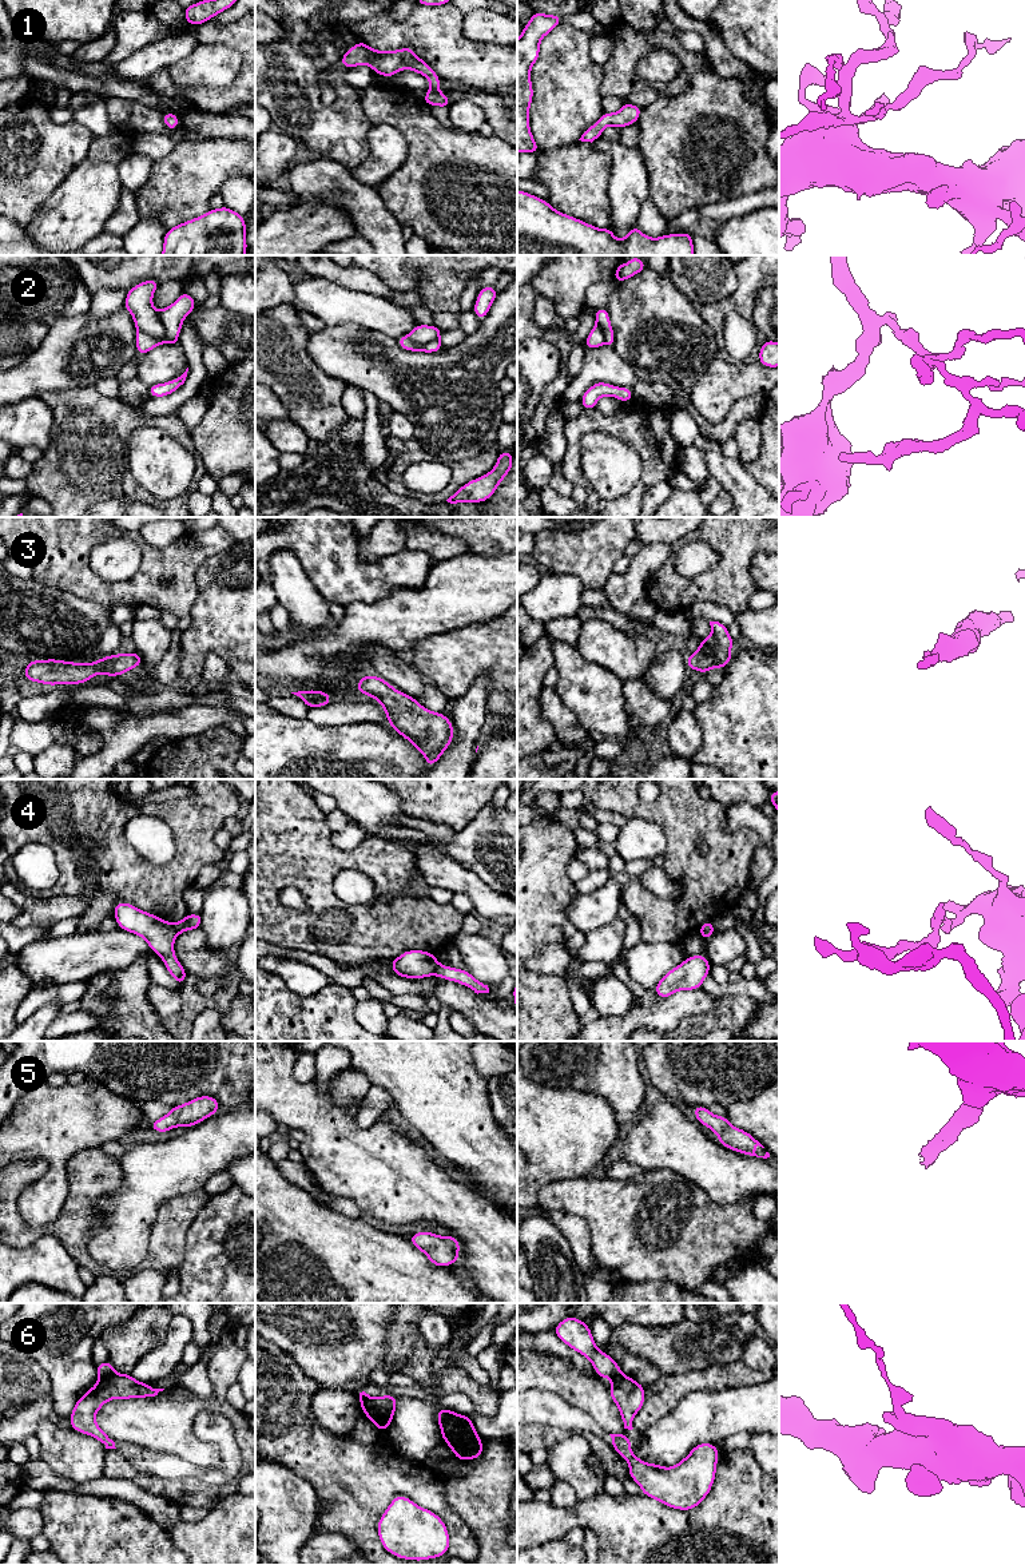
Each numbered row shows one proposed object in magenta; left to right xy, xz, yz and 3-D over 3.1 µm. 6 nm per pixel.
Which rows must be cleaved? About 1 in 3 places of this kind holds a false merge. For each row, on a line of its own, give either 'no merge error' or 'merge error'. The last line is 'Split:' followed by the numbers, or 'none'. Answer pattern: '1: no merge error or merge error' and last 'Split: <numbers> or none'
1: no merge error
2: merge error
3: no merge error
4: merge error
5: no merge error
6: merge error
Split: 2, 4, 6

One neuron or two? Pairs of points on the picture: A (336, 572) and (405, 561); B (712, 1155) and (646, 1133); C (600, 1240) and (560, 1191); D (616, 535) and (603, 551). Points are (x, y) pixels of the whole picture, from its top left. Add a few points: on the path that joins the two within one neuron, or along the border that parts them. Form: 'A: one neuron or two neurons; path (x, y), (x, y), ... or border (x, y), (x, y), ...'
A: one neuron; path (353, 572), (388, 572)
B: one neuron; path (696, 1155), (667, 1139), (662, 1139)
C: one neuron; path (600, 1227), (573, 1198)
D: one neuron; path (612, 539), (604, 547)

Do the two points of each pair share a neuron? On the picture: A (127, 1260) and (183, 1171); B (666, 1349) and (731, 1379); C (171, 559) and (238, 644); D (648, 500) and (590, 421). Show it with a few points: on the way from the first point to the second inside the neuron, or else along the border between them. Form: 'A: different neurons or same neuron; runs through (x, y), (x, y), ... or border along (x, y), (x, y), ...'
A: same neuron; runs through (127, 1236), (127, 1222), (159, 1190)
B: different neurons; border along (737, 1361), (708, 1365), (703, 1369), (675, 1374)
C: different neurons; border along (202, 563), (195, 574), (197, 598), (189, 614)
D: different neurons; border along (667, 480), (656, 483), (640, 503)

